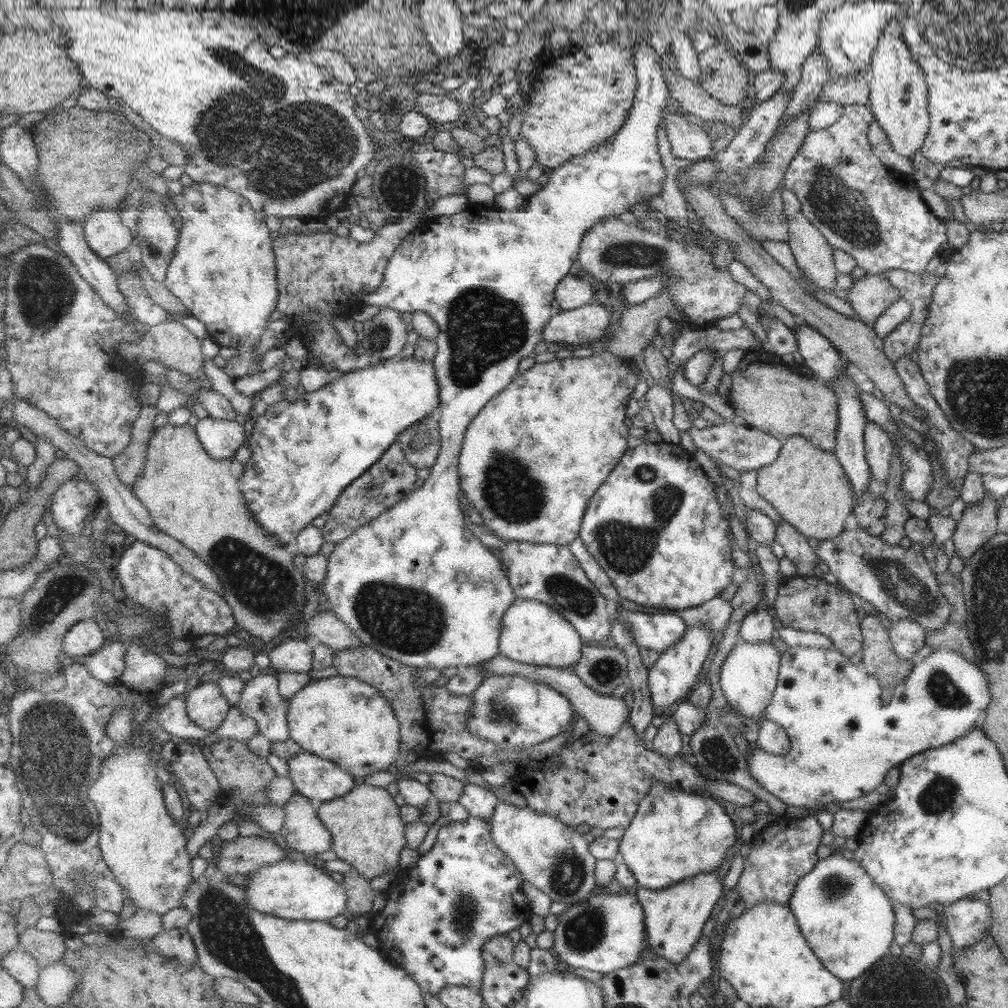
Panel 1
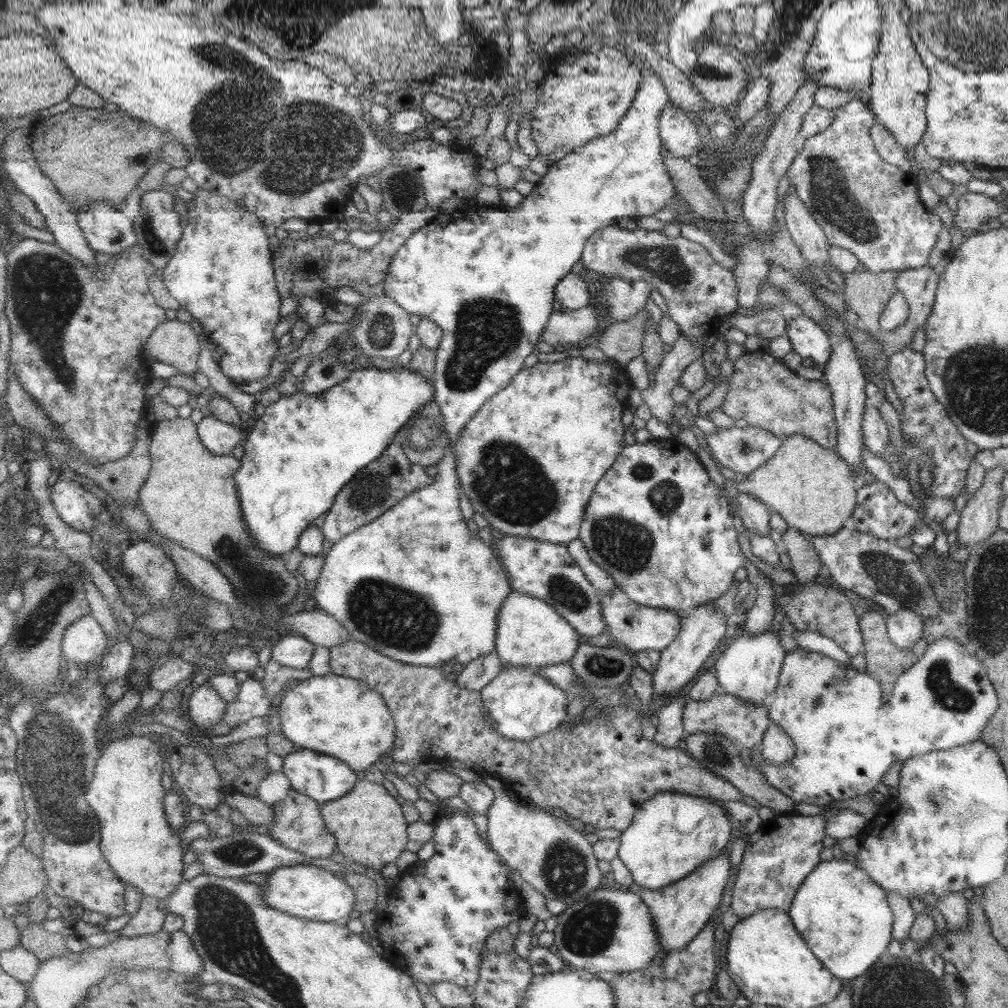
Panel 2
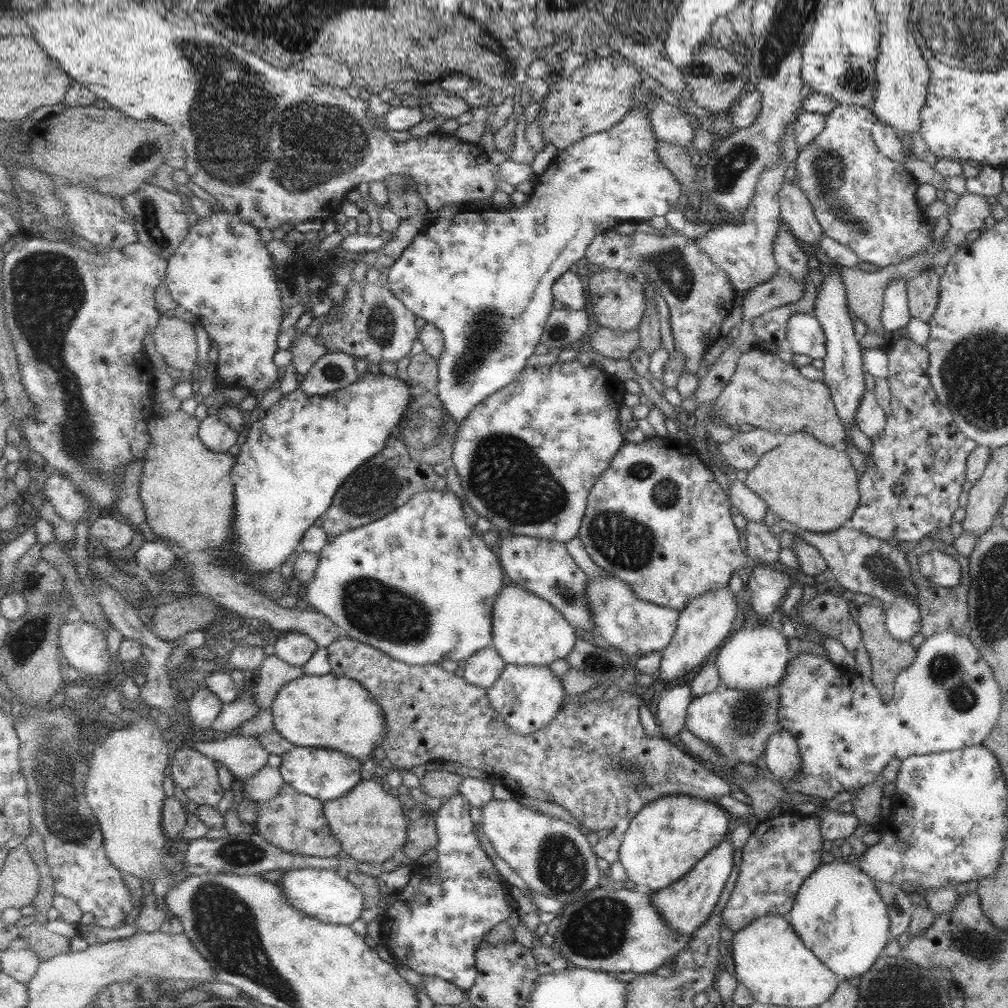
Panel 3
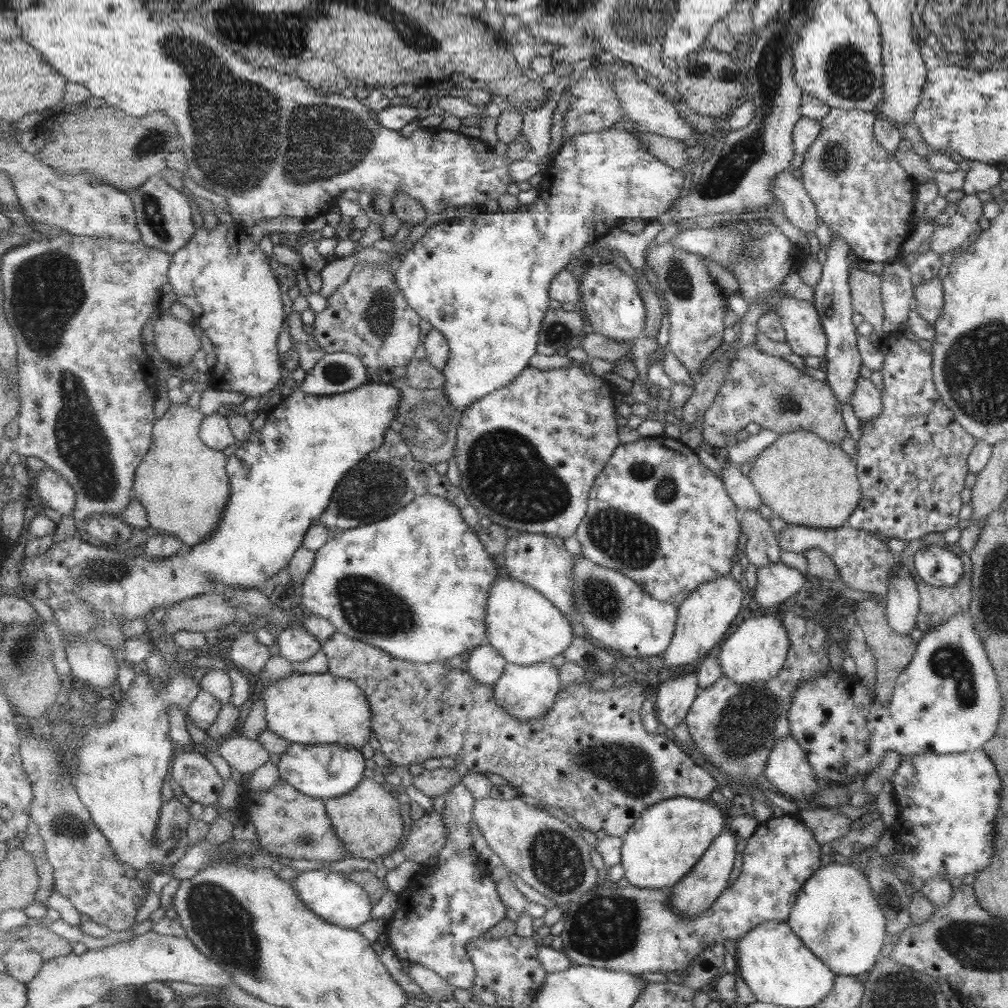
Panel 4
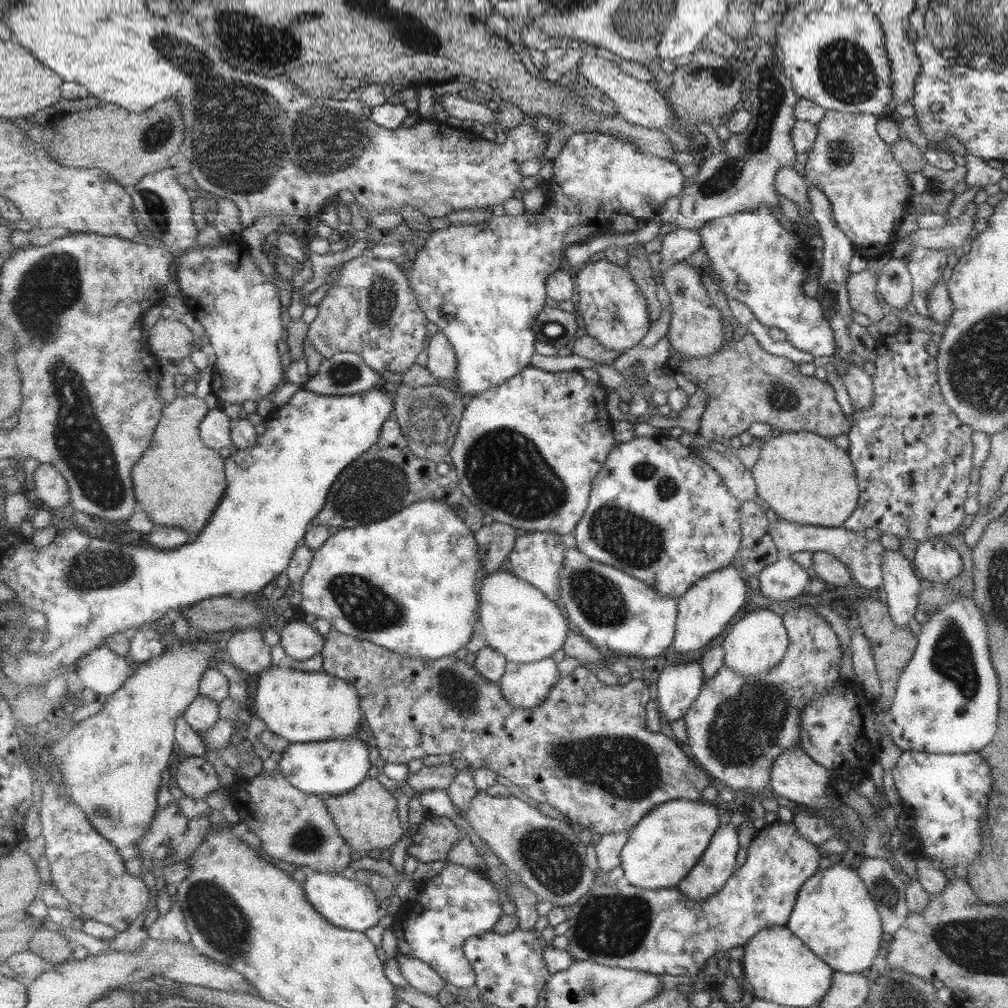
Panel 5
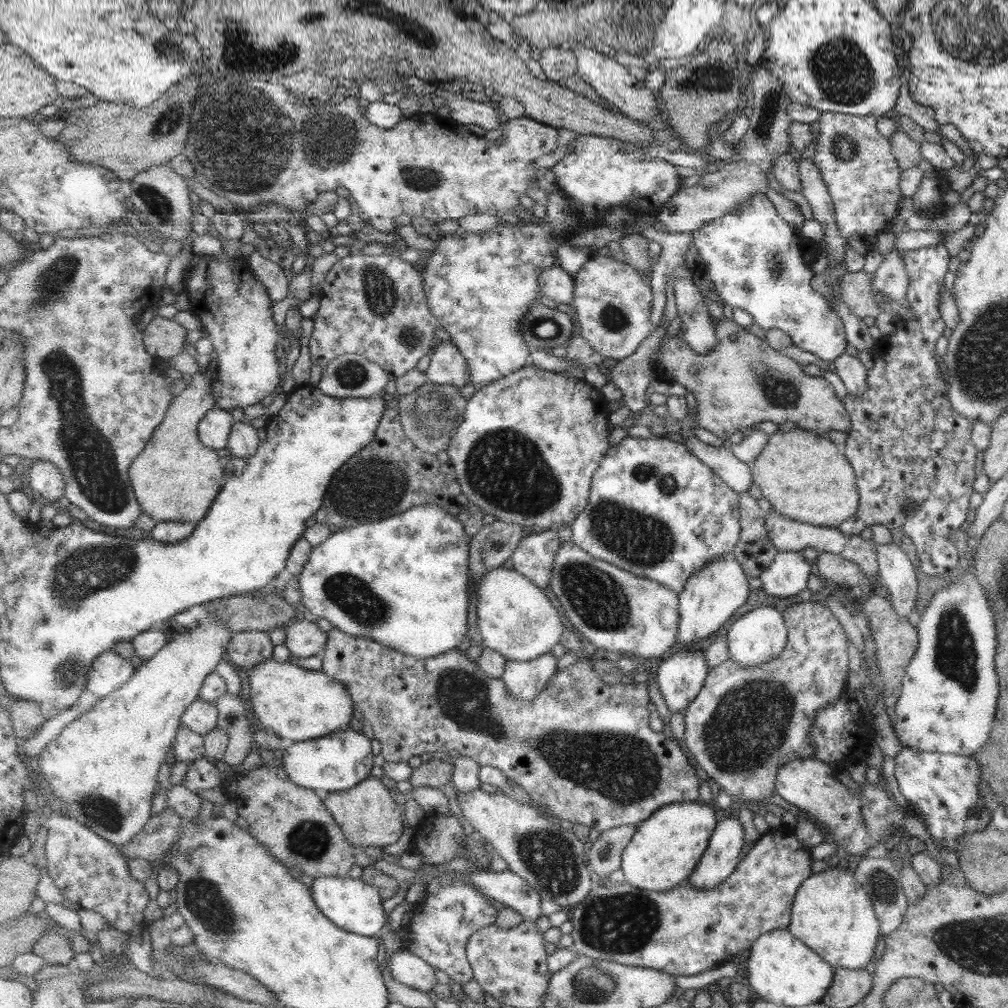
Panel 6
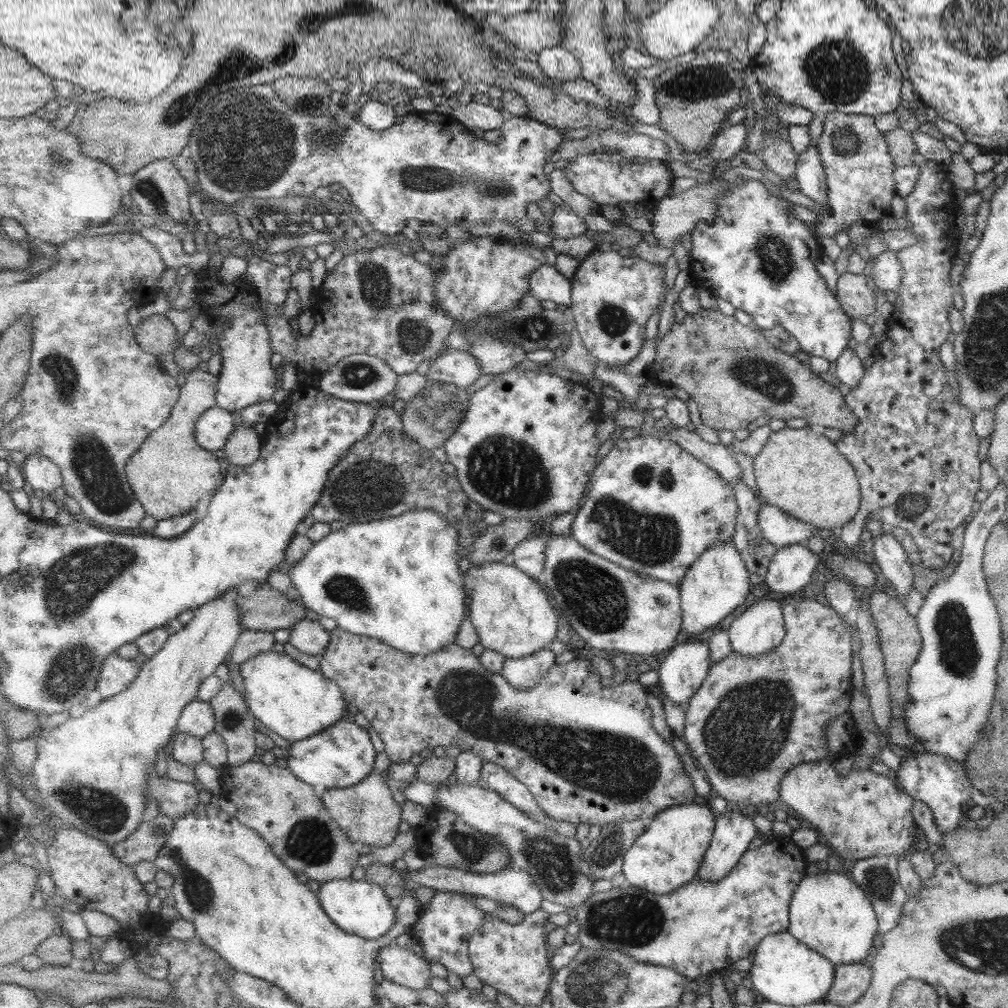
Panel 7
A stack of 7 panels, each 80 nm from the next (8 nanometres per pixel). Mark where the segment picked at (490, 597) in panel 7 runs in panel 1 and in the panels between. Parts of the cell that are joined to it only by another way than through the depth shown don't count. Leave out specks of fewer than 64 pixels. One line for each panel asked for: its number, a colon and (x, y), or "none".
1: (533, 633)
2: (531, 633)
3: (527, 630)
4: (523, 625)
5: (520, 622)
6: (515, 617)

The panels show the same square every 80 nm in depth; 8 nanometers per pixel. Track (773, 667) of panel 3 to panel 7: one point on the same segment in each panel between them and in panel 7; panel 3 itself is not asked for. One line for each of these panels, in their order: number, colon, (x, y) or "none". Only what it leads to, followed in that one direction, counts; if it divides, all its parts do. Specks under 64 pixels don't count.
4: (756, 651)
5: (756, 643)
6: (758, 636)
7: (760, 628)

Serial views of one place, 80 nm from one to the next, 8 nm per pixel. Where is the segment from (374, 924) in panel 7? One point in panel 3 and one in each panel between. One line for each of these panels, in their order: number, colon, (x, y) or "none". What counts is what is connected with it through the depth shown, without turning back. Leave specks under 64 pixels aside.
3: (322, 893)
4: (342, 901)
5: (348, 903)
6: (353, 904)

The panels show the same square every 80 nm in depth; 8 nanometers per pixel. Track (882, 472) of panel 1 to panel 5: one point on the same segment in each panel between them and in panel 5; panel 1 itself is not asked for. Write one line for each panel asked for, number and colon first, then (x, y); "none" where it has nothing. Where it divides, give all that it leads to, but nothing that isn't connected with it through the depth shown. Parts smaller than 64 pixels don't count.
2: (874, 434)
3: (869, 417)
4: (865, 402)
5: (858, 384)

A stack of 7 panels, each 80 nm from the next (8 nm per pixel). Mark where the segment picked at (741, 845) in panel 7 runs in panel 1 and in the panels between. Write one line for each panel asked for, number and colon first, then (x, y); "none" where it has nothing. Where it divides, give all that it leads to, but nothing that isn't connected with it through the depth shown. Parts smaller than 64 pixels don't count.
1: (675, 917)
2: (681, 911)
3: (686, 905)
4: (697, 892)
5: (710, 875)
6: (718, 863)

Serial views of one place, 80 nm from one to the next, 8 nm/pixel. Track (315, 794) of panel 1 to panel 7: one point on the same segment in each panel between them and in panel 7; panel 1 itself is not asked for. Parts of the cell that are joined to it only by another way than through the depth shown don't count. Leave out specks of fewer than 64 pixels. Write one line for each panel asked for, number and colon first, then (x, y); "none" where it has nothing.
2: (325, 778)
3: (327, 774)
4: (326, 771)
5: (333, 767)
6: (338, 762)
7: (341, 756)

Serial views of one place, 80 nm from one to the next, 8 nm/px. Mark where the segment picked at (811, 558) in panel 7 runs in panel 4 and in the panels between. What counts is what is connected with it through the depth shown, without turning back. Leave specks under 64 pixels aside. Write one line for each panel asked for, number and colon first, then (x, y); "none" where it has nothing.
4: (775, 583)
5: (783, 579)
6: (787, 574)

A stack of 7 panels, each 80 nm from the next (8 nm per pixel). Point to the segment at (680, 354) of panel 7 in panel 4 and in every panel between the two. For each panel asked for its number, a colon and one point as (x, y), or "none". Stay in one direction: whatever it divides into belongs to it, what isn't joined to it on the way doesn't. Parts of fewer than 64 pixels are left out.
4: (759, 388)
5: (745, 384)
6: (742, 381)

